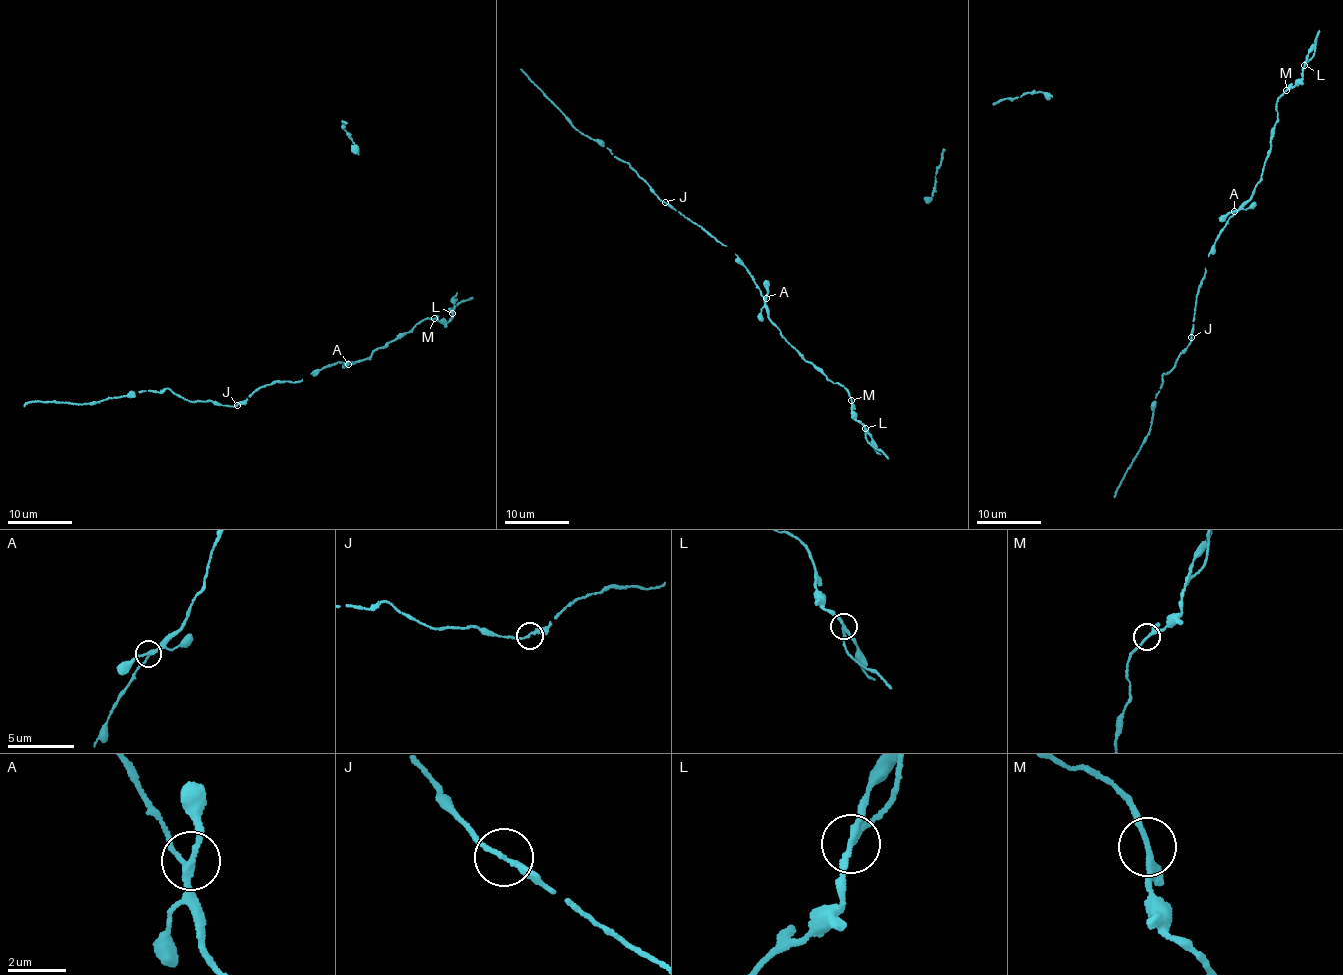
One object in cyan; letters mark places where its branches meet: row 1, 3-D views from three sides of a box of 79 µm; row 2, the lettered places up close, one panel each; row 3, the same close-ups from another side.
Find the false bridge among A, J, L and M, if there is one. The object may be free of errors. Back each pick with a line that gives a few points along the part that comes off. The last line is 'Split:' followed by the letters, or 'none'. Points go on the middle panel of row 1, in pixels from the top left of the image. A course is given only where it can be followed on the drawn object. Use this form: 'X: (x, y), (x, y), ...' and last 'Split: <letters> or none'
L: (865, 428), (873, 438), (875, 448), (881, 453)
Split: L

